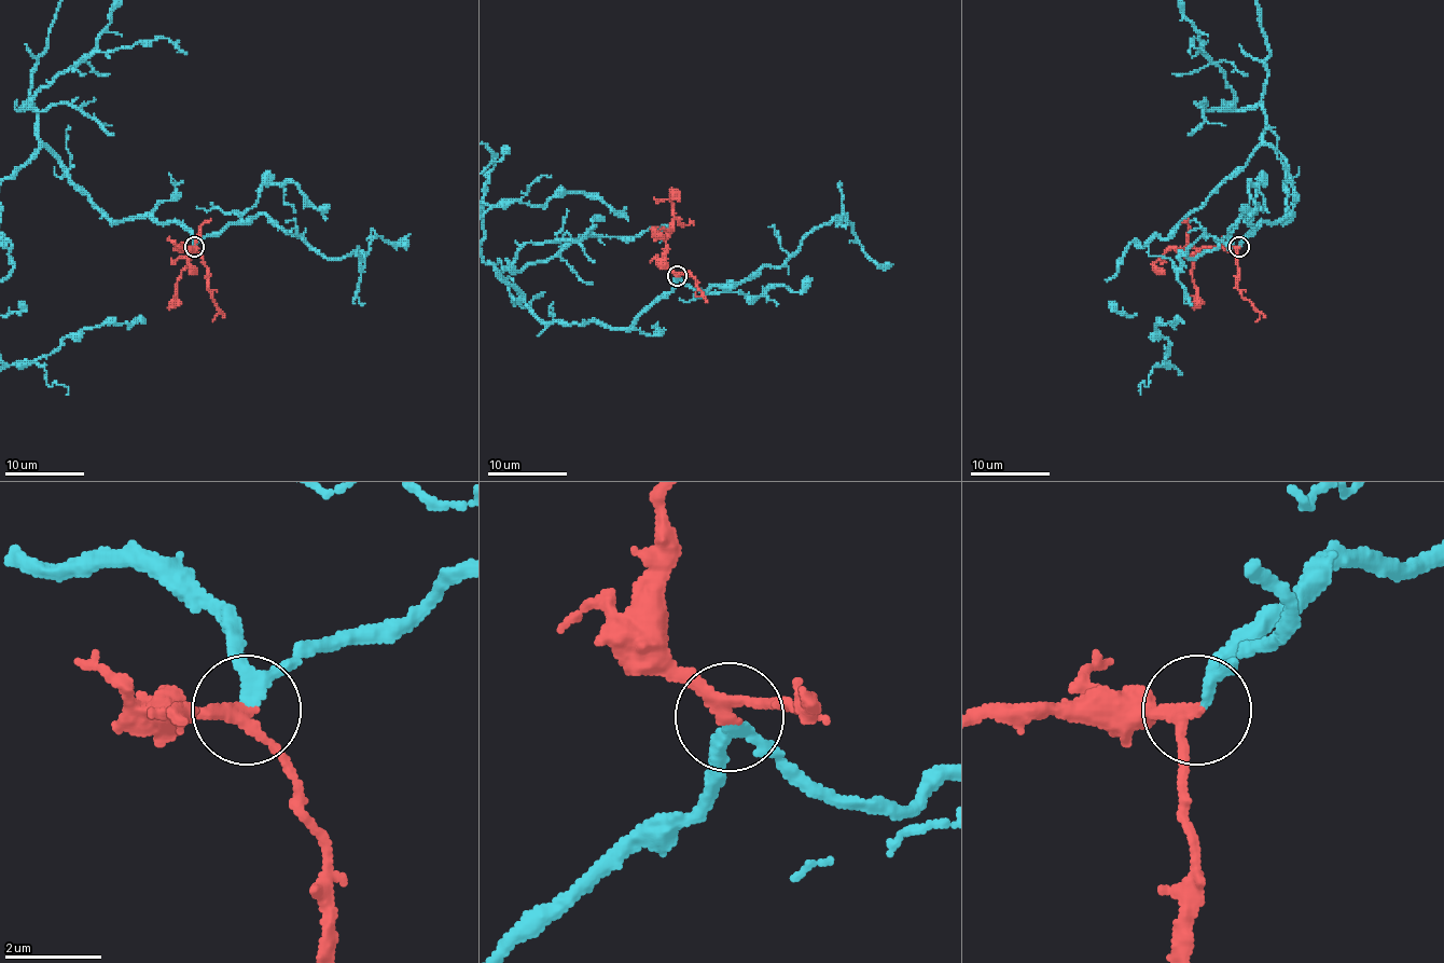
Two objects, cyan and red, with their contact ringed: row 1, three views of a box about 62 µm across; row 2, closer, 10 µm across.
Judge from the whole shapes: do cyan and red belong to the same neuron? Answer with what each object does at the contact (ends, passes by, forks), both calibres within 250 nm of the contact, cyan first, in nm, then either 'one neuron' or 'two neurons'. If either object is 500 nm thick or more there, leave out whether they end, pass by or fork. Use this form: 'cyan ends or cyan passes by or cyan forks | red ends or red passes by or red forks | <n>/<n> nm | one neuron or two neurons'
cyan passes by | red passes by | 200/220 nm | one neuron

